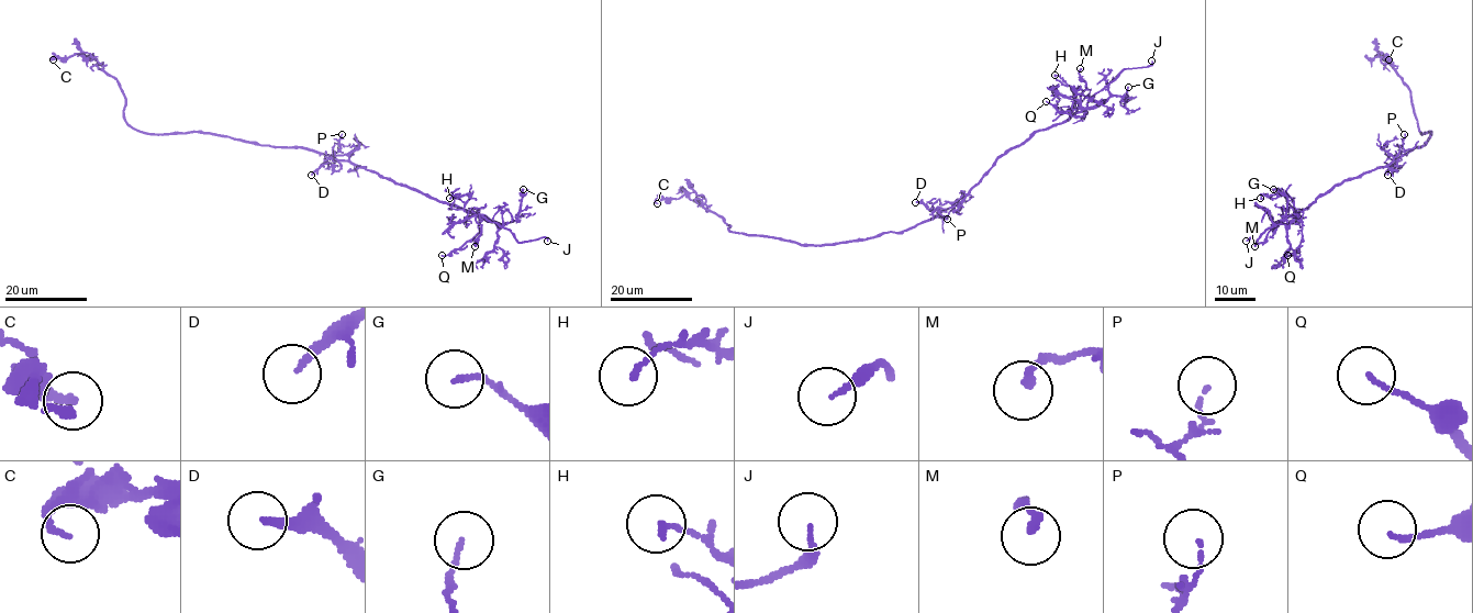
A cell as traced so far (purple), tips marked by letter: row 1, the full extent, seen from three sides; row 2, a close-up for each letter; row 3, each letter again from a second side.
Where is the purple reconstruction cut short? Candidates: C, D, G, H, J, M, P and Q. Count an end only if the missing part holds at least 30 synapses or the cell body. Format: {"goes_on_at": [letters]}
{"goes_on_at": ["J"]}

